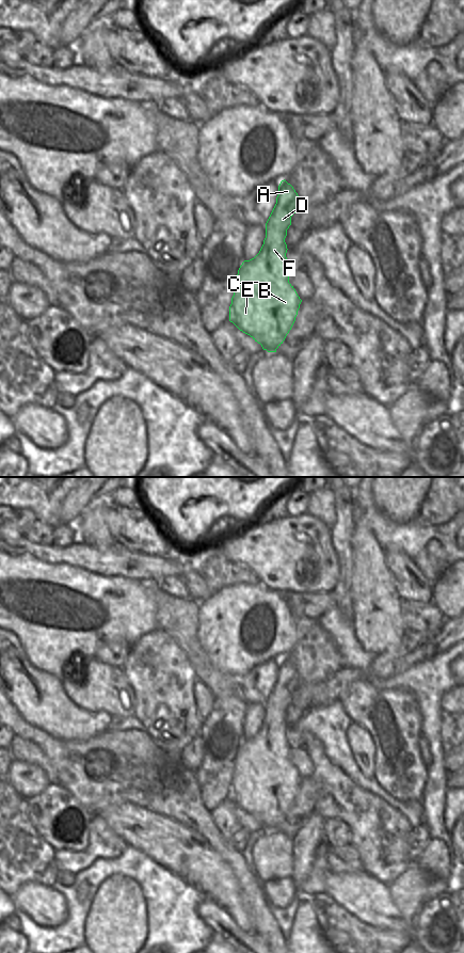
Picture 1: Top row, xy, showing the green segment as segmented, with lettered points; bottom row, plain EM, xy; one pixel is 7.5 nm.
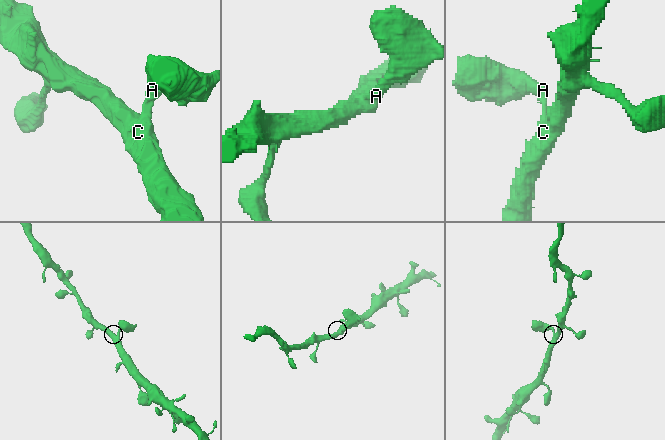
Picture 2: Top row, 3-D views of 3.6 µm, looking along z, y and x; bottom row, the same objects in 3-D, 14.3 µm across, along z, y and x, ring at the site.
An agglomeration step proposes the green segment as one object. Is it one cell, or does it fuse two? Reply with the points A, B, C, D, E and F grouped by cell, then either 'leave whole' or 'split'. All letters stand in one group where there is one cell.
A B C D E F; leave whole

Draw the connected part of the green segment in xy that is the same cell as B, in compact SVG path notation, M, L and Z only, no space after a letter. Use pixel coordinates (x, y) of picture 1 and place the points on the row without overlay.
M285 657L278 664L276 682L266 701L266 716L259 731L244 738L234 759L234 774L229 784L229 799L250 813L268 830L276 830L291 808L302 778L289 761L287 722L285 716L291 695L300 686L300 676Z

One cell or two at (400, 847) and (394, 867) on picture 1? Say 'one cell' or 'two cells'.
one cell

